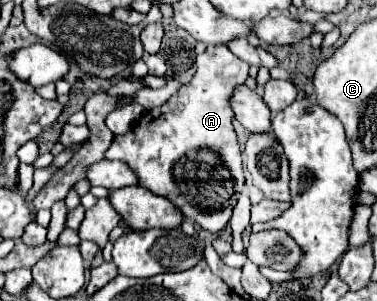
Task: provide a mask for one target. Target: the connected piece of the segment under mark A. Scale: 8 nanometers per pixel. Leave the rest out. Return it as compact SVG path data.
M208 45L206 51L196 57L196 67L196 75L188 85L180 87L164 105L150 109L148 117L144 117L132 131L114 137L114 143L106 151L106 159L118 159L130 165L142 187L170 199L174 205L182 207L184 217L192 219L202 229L216 233L230 221L232 209L244 187L242 153L232 127L234 111L228 105L228 97L232 95L234 87L246 81L248 63L230 53L226 45Z

